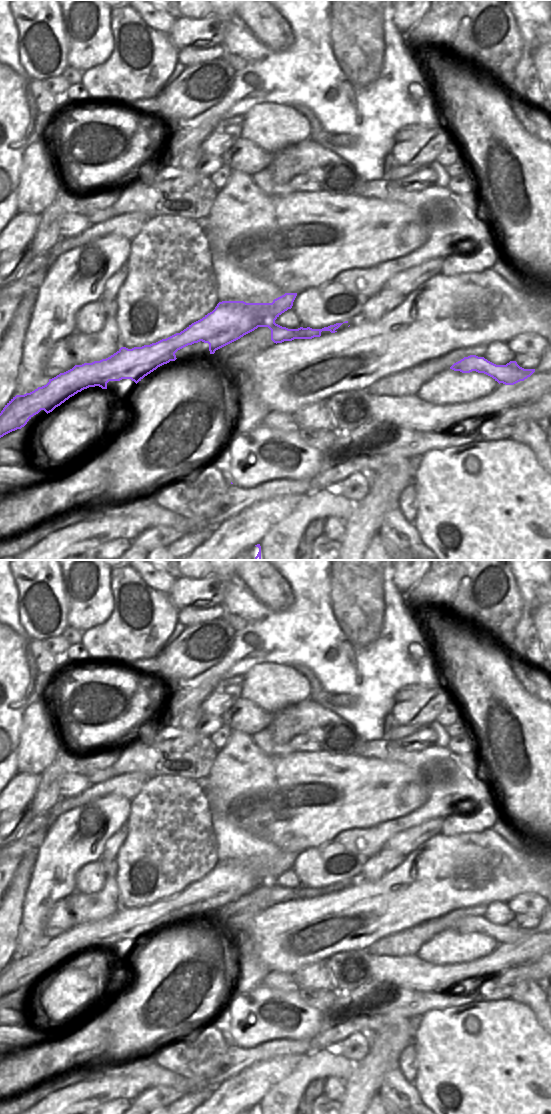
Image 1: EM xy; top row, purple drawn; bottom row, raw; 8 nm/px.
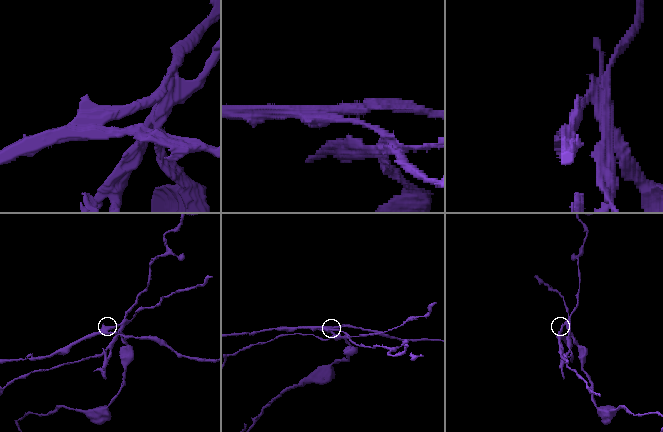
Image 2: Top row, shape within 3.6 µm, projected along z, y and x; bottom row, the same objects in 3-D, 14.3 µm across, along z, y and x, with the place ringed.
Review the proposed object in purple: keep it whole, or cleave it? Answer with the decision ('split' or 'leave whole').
split

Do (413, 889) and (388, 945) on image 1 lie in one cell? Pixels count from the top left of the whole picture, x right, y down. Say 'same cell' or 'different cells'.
different cells

